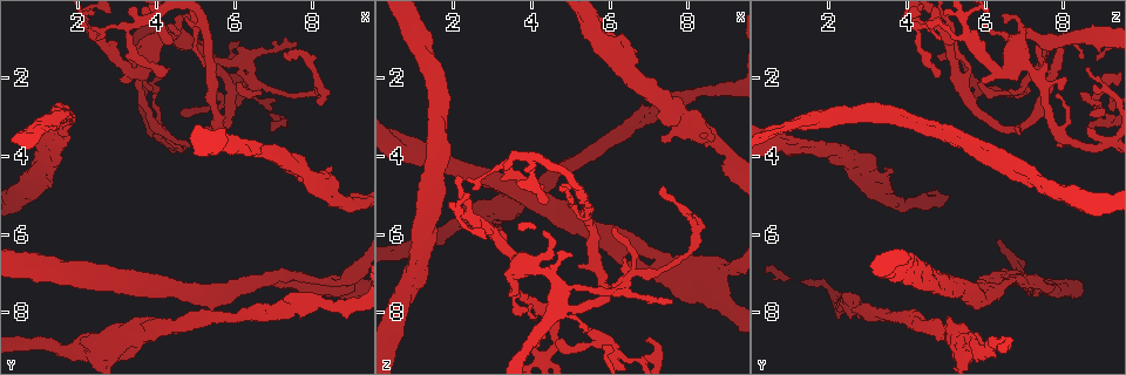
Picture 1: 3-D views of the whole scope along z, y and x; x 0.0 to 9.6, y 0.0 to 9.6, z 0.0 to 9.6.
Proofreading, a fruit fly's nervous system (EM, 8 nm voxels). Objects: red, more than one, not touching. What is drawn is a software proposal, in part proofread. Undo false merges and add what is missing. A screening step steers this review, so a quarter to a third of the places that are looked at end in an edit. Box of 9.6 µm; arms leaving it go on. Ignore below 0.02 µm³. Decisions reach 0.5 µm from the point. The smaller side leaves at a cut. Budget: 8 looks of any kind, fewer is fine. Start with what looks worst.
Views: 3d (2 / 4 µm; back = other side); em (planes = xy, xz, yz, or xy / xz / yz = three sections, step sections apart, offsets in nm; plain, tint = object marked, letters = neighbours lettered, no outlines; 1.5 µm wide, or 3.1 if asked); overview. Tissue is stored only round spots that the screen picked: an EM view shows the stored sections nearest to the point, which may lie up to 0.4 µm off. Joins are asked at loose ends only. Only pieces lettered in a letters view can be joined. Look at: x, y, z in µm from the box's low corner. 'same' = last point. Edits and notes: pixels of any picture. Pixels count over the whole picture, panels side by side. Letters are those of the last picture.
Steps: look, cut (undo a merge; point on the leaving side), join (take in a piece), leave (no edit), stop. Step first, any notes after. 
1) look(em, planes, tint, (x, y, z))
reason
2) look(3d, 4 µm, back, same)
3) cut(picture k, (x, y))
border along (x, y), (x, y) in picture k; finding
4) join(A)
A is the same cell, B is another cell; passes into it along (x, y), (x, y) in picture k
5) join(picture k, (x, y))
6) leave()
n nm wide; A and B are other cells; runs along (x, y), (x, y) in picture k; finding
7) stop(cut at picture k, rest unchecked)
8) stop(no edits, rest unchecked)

look(3d, 4 µm, (4.65, 3.00, 8.75))
tapers out

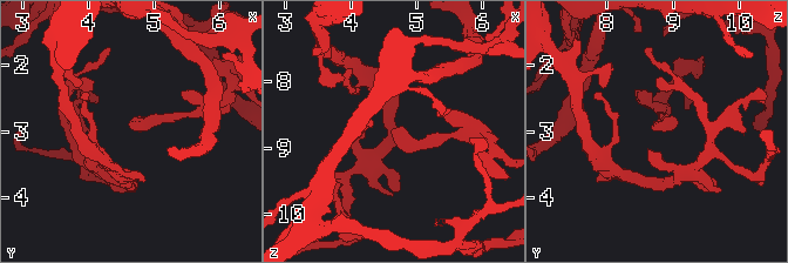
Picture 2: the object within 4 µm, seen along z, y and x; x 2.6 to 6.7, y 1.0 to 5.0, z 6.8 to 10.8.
look(em, planes, letters, (4.65, 2.95, 8.75))
now the EM

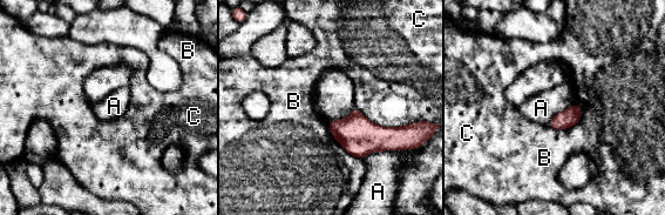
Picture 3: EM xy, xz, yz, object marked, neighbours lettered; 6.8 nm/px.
leave()
C touches over 380 nm; A, B and C are other cells; border along (582, 108), (570, 127), (548, 125) in picture 3; none of them fits

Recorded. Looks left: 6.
look(em, planes, tint, (5.15, 3.30, 6.90))
free end

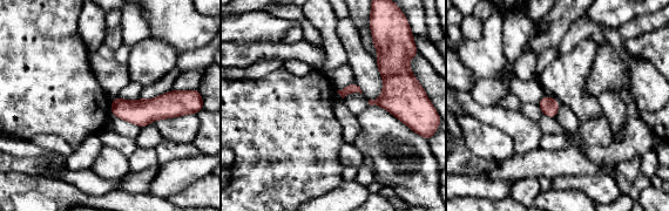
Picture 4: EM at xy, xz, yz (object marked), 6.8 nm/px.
look(em, planes, letters, same)
see the neighbours

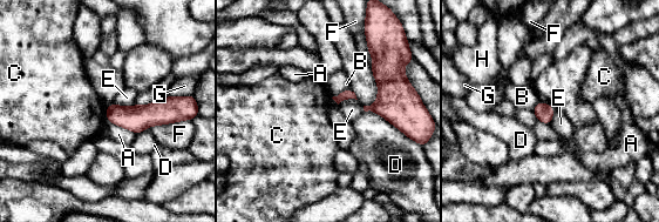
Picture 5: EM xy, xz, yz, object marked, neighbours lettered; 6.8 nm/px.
leave()
A, B, C, D, E, F, G and H are other cells; border along (106, 106), (107, 120) in picture 5; none of them fits

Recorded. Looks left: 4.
look(em, xy, step 8, tint, (7.45, 7.05, 6.80))
two arms at a narrow angle

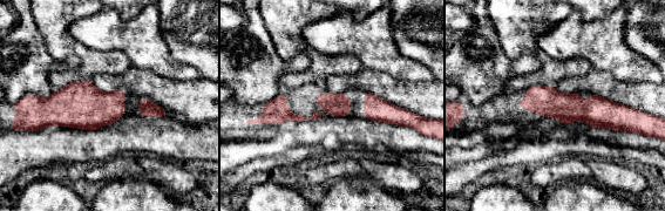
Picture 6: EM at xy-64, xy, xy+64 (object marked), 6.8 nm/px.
look(em, xy, step 8, letters, same)

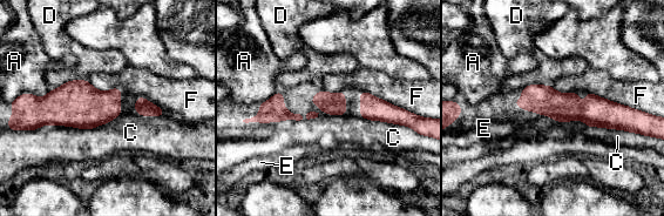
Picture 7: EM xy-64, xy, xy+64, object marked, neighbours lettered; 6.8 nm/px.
leave()
A, C, D, E and F are other cells; border along (86, 79), (66, 81) in picture 7; one cell here

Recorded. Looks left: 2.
stop(no edits, rest unchecked)

